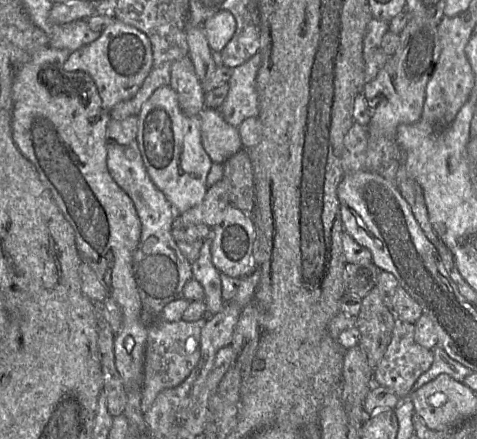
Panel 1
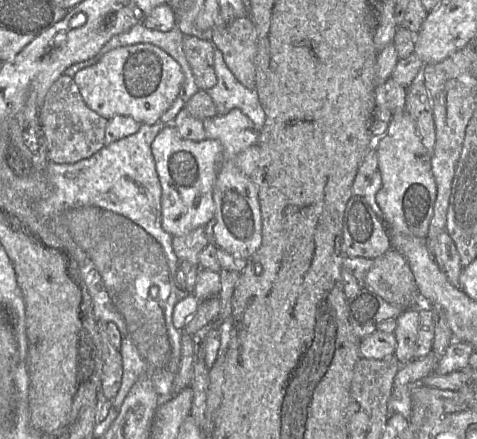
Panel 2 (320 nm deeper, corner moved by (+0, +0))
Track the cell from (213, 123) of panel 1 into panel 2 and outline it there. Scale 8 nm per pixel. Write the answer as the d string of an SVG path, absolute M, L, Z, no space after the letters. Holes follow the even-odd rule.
M140 43L110 50L96 64L78 71L73 78L87 106L105 119L131 116L141 124L154 125L179 96L184 73L161 48Z

